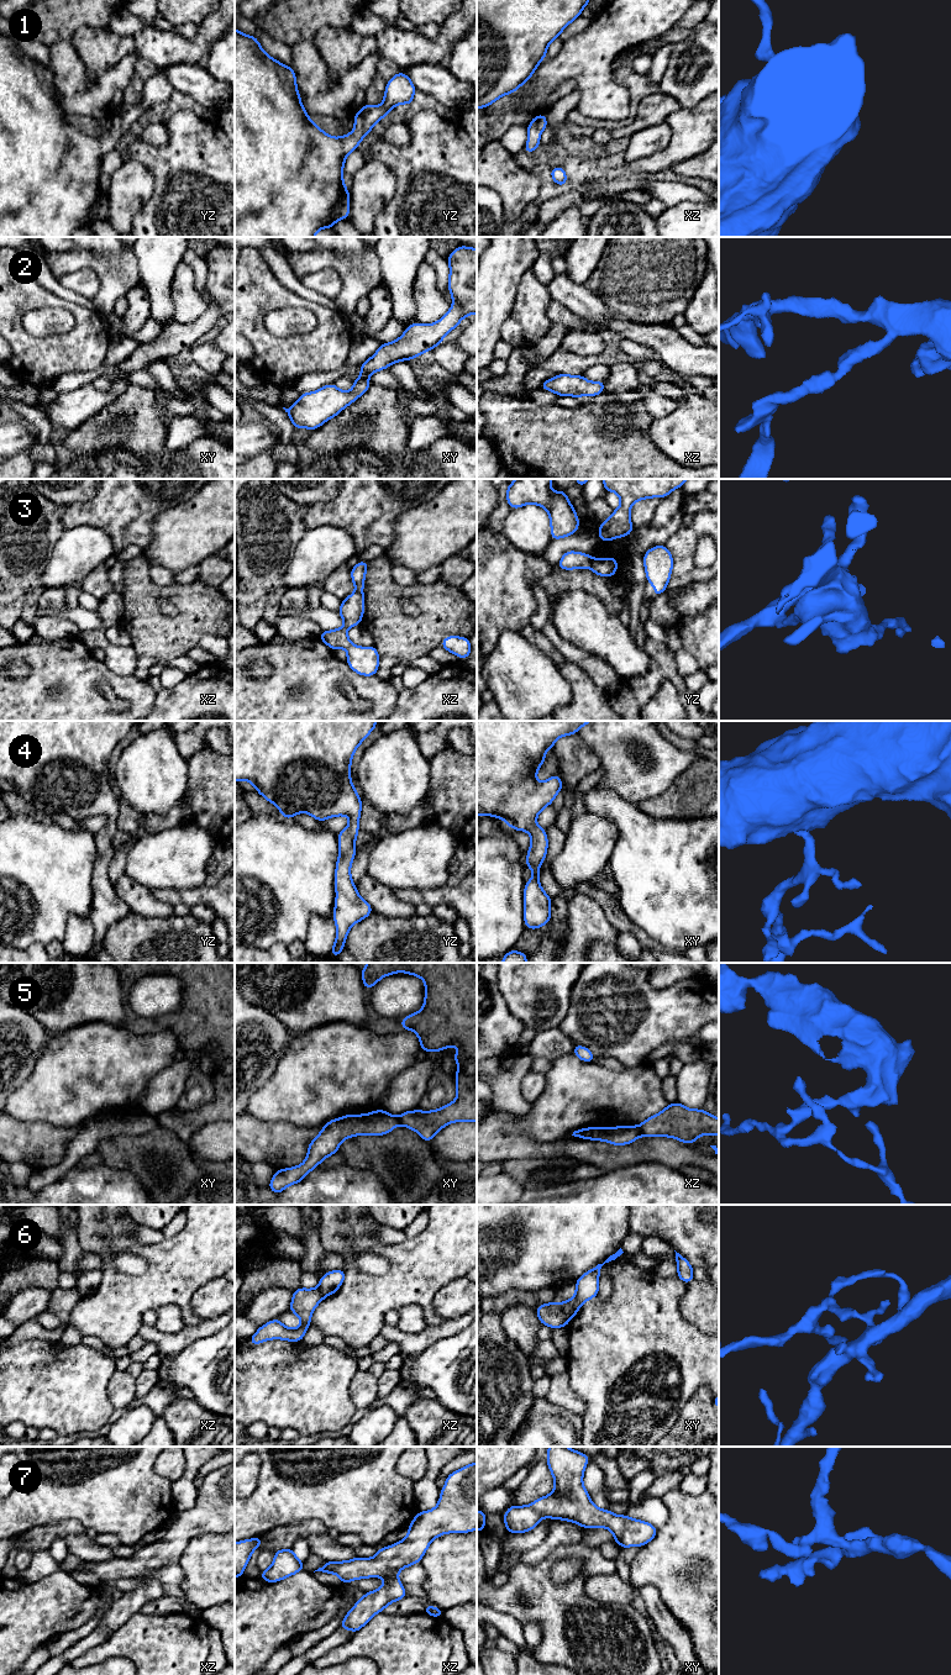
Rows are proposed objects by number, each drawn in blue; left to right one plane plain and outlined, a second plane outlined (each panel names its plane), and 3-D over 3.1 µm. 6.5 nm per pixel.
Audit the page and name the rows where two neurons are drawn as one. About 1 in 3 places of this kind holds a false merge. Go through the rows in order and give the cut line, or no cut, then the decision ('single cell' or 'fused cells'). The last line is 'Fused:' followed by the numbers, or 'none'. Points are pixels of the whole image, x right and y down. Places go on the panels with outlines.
1: no cut; single cell
2: no cut; single cell
3: cut in yz along (593, 559), (589, 565); fused cells
4: no cut; single cell
5: cut in xz along (637, 1126), (641, 1134); fused cells
6: cut in xy along (560, 1304), (568, 1320); fused cells
7: no cut; single cell
Fused: 3, 5, 6

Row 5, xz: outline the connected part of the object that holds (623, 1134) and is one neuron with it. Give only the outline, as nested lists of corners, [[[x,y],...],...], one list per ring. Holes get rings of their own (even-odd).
[[[619,1126],[619,1127],[589,1127],[573,1132],[574,1137],[604,1141],[614,1145],[624,1145],[635,1142],[640,1136],[639,1126]]]

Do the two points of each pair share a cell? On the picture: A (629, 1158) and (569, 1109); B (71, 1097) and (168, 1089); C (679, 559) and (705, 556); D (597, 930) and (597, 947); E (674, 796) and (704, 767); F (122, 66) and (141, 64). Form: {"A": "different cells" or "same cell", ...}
{"A": "different cells", "B": "different cells", "C": "different cells", "D": "different cells", "E": "same cell", "F": "different cells"}

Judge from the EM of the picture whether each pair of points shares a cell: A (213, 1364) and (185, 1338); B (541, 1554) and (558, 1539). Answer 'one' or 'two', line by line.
A: two
B: one

